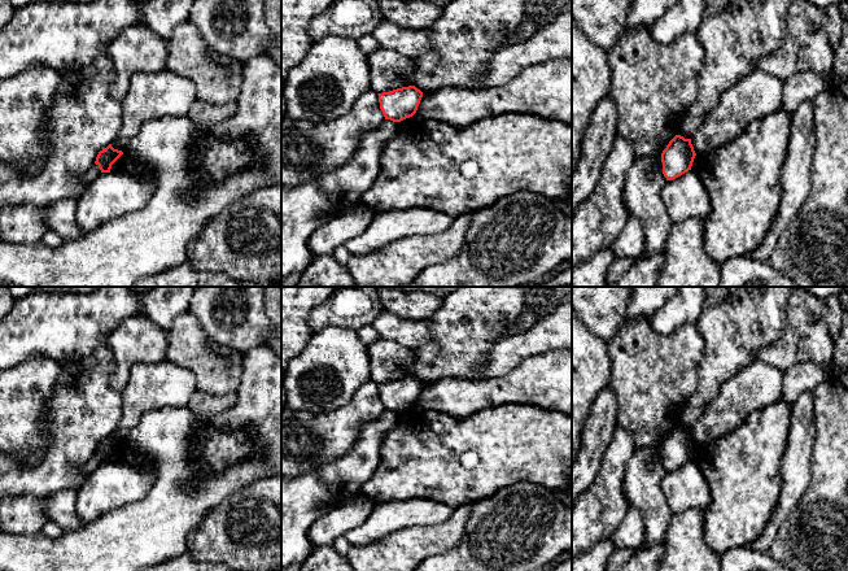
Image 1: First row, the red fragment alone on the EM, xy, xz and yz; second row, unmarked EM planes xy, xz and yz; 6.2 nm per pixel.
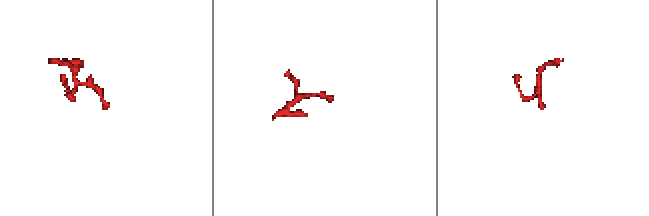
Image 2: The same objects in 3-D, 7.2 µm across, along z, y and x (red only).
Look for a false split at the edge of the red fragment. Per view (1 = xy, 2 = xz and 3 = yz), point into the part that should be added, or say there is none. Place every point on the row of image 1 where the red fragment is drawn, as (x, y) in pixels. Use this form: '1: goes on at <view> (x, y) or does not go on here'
1: does not go on here
2: does not go on here
3: does not go on here

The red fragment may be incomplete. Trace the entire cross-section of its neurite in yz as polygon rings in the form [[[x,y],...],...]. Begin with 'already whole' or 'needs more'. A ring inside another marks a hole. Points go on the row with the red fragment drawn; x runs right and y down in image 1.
already whole; [[[676,135],[661,153],[663,174],[673,180],[691,170],[696,153],[691,139]]]

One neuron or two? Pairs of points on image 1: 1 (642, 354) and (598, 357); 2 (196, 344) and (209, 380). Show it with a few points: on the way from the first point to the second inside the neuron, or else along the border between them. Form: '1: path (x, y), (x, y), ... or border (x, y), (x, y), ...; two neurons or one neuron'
1: border (610, 343), (610, 382), (607, 384); two neurons
2: path (200, 353), (209, 362), (209, 371); one neuron

